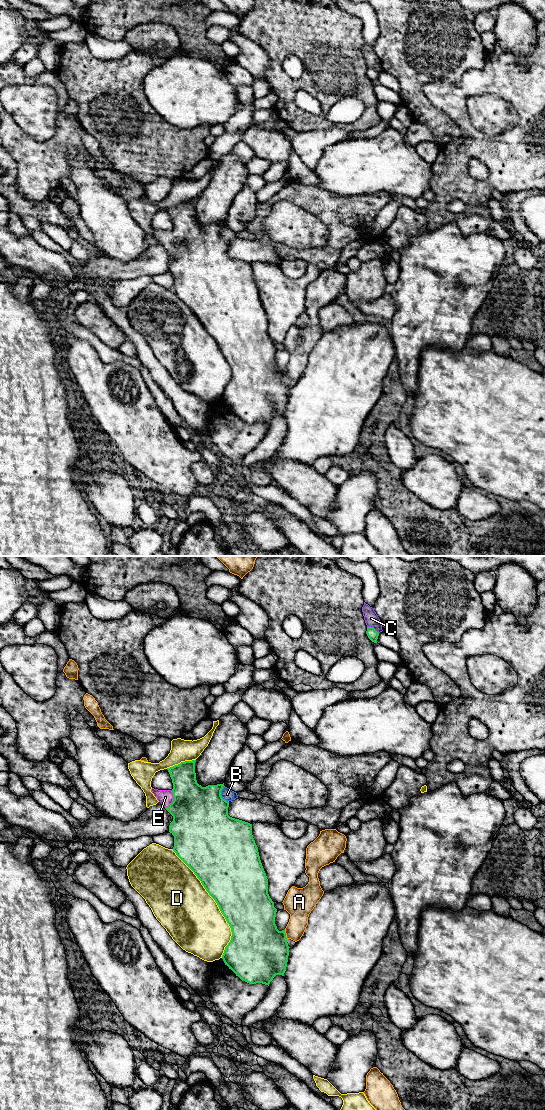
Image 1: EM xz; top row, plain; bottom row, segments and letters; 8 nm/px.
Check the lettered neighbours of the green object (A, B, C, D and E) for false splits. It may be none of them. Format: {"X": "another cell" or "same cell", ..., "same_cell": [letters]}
{"A": "another cell", "B": "another cell", "C": "another cell", "D": "another cell", "E": "same cell", "same_cell": ["E"]}

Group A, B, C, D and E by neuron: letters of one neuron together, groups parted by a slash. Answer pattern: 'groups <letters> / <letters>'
groups A / B / C / D / E

